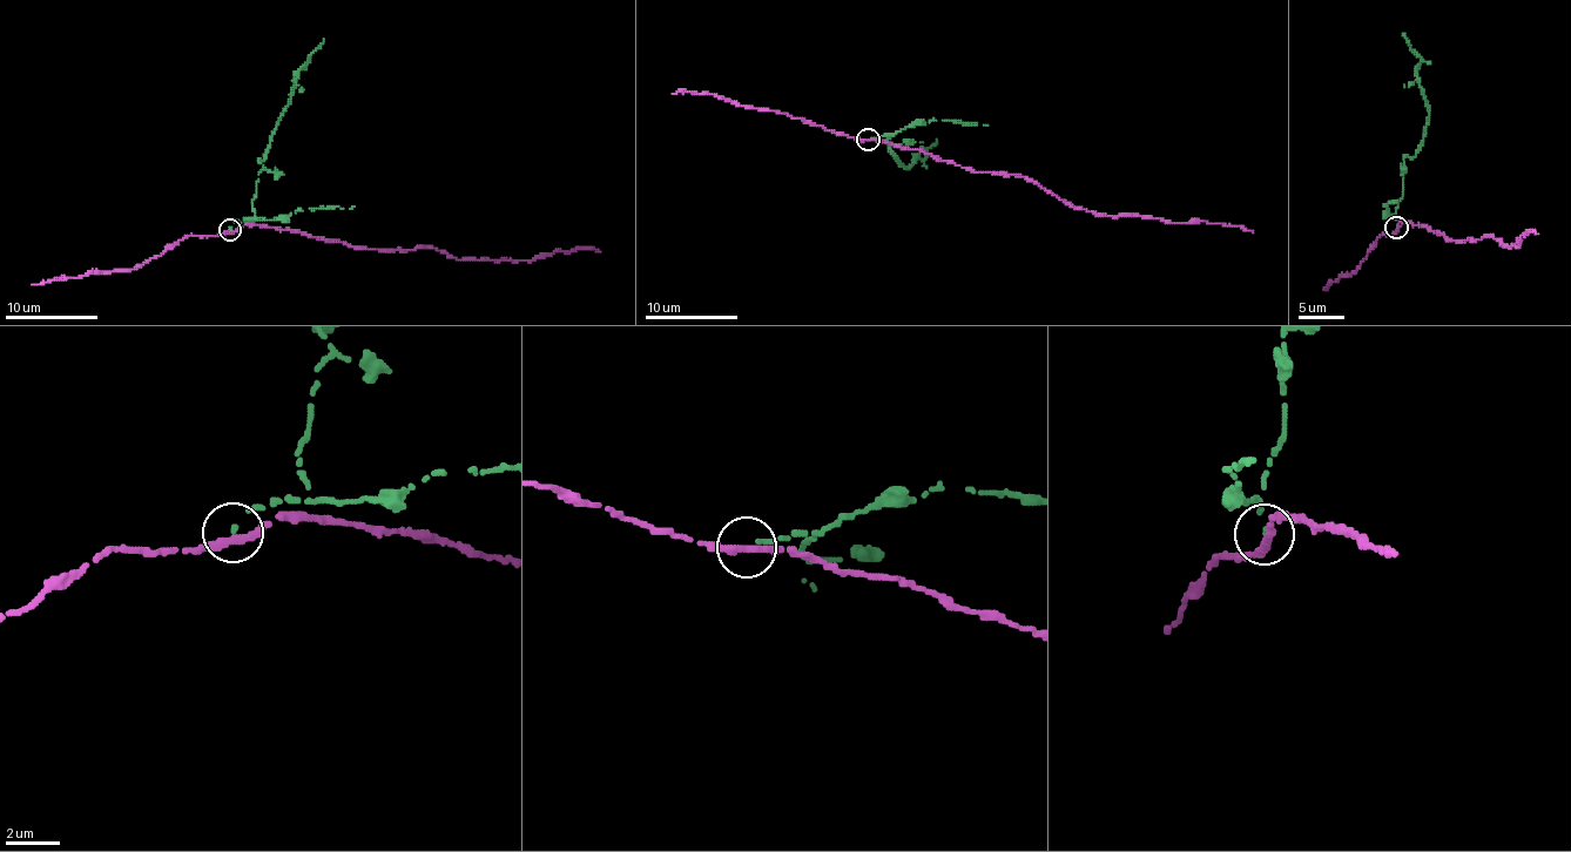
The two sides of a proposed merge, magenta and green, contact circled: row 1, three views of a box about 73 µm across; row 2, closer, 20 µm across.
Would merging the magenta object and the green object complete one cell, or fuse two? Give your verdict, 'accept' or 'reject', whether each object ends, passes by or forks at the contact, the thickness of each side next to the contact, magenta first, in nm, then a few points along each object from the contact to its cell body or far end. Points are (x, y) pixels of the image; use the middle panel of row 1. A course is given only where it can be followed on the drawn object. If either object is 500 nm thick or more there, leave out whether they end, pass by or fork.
reject; magenta passes by; green ends; calibres 320 and 170 nm; course magenta (868, 140), (883, 140), (938, 156), (976, 173), (1020, 174), (1077, 209), (1111, 216), (1244, 225), (1253, 232); course green (868, 140), (891, 136), (888, 143), (894, 144), (888, 147), (907, 169), (914, 156), (923, 159), (936, 139)

